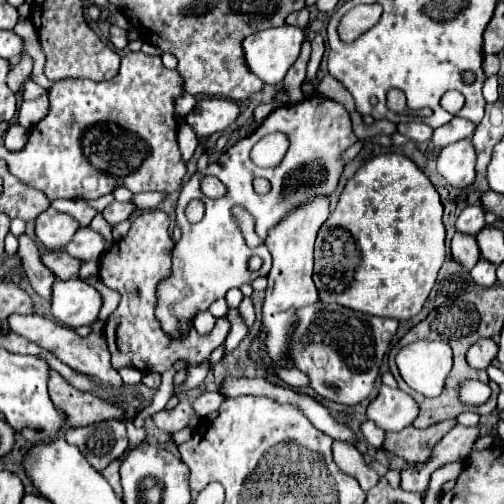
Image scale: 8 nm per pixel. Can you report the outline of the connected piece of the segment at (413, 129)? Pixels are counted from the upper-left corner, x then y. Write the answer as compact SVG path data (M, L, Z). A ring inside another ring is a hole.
M400 123L398 125L398 133L410 137L416 143L424 143L424 141L430 141L432 127L424 125L424 123Z

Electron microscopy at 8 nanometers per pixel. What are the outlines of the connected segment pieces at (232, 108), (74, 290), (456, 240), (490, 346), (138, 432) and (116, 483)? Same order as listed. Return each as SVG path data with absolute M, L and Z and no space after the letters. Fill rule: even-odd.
M204 97L196 103L196 107L186 115L186 123L194 129L194 133L204 139L212 133L222 133L234 125L240 115L240 107L228 99Z
M84 279L56 281L52 285L52 315L66 327L92 325L102 307L100 293Z
M456 233L452 237L452 257L466 271L470 271L478 263L478 259L480 259L480 249L478 249L476 237L464 235L464 233Z
M480 339L476 345L470 347L468 351L468 363L474 369L486 369L490 361L496 357L498 343L494 339Z
M137 411L134 416L129 417L126 422L126 429L128 429L128 439L130 439L130 447L128 447L128 453L130 453L130 451L132 451L132 449L134 449L134 447L138 447L138 445L140 445L140 443L142 443L142 441L144 441L144 439L146 439L146 429L136 429L136 427L134 427L134 423L132 423L132 420L134 419L134 417L136 417L138 412L139 411Z
M122 455L120 459L116 459L116 461L112 461L104 471L102 471L102 475L106 477L106 481L112 485L112 489L118 493L118 497L122 495L122 489L120 489L120 479L118 479L118 469L120 469L120 465L122 465L122 461L126 459L126 455Z

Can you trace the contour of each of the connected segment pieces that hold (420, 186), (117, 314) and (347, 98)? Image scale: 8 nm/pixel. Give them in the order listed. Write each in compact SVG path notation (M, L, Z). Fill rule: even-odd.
M386 153L386 155L378 155L378 157L370 159L370 161L366 161L356 171L356 175L346 181L334 213L320 227L318 239L316 239L316 247L314 247L314 283L316 283L318 291L320 291L320 301L322 303L336 301L336 303L340 303L344 307L350 307L354 311L362 311L362 313L370 313L370 315L378 315L378 317L392 317L392 319L404 321L404 319L410 319L410 317L420 313L422 305L426 303L426 299L428 299L428 295L432 291L432 285L436 281L438 269L444 263L444 257L446 257L446 251L444 251L444 225L442 225L442 203L440 203L438 191L434 189L430 179L416 167L414 161L410 161L408 157L404 157L400 153Z
M142 211L136 219L132 219L128 235L116 241L100 259L98 275L102 283L120 293L120 305L112 311L104 327L114 369L134 367L140 371L164 373L178 361L186 361L188 367L194 367L196 363L204 363L212 351L224 343L224 337L230 331L226 317L218 319L216 327L208 335L200 335L192 327L192 331L188 331L184 339L176 339L176 343L172 343L164 331L160 331L160 323L156 323L156 283L160 283L160 279L164 279L164 275L168 275L172 269L174 247L168 225L170 221L164 211Z
M326 73L326 75L322 77L322 81L320 81L318 87L316 87L316 93L322 95L322 97L332 97L332 99L344 103L344 107L346 107L350 113L356 111L354 97L352 97L352 95L344 89L344 85L342 85L336 77L332 77L330 73Z

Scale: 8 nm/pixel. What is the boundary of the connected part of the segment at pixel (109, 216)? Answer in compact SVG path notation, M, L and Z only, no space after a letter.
M114 201L112 205L108 205L108 207L102 211L104 219L106 219L112 227L118 225L118 223L122 223L122 221L126 221L132 213L134 213L134 205L132 205L132 203L118 203L118 201Z

